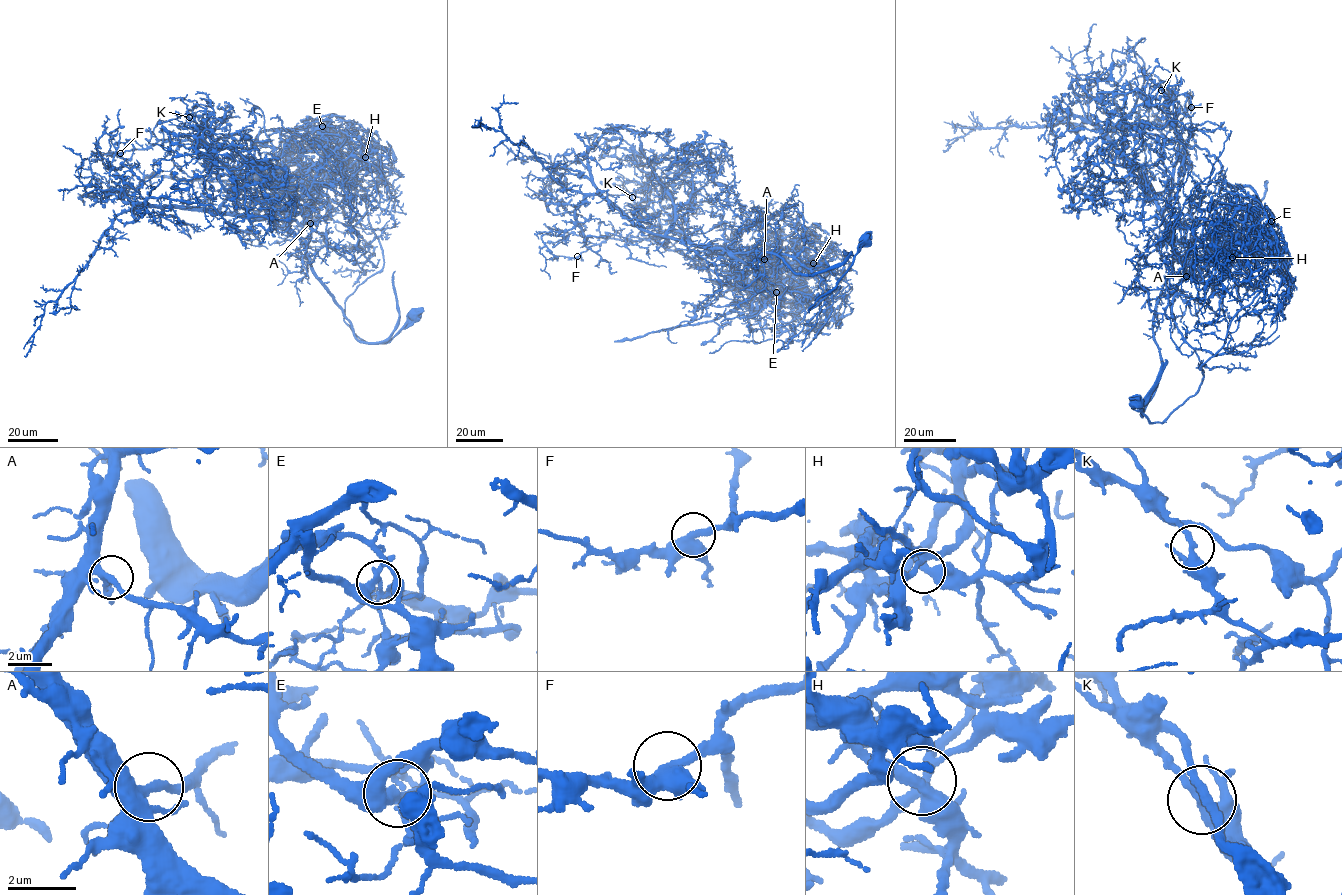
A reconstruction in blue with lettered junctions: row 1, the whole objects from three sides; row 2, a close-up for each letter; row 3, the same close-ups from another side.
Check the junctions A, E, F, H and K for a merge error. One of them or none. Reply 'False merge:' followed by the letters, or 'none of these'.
False merge: K

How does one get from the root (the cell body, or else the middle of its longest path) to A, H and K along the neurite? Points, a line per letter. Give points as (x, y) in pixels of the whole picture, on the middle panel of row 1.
A: (866, 240), (809, 311), (840, 287), (808, 304), (769, 259), (756, 271), (771, 266), (755, 256), (764, 259)
H: (866, 240), (809, 311), (840, 287), (808, 304), (771, 263), (813, 263)
K: (866, 240), (809, 311), (840, 287), (808, 304), (769, 259), (730, 250), (724, 225), (665, 232), (632, 197)

